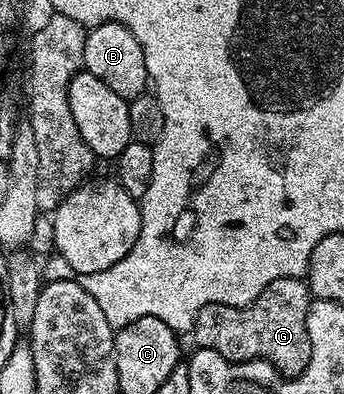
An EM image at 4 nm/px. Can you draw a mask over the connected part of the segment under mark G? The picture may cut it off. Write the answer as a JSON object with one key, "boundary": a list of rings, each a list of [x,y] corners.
{"boundary":[[[302,277],[279,278],[275,282],[271,282],[271,286],[267,286],[267,290],[263,290],[259,294],[259,298],[255,298],[250,304],[242,308],[227,306],[226,304],[208,304],[207,306],[203,306],[203,310],[199,310],[199,314],[195,318],[191,336],[192,339],[197,339],[197,342],[195,342],[197,348],[215,350],[215,354],[223,354],[223,358],[227,358],[228,360],[236,360],[238,362],[264,362],[273,365],[286,378],[300,376],[302,370],[307,366],[307,362],[311,362],[311,338],[309,337],[309,327],[307,326],[307,314],[309,313],[310,303],[311,293],[309,291],[309,285]]]}

